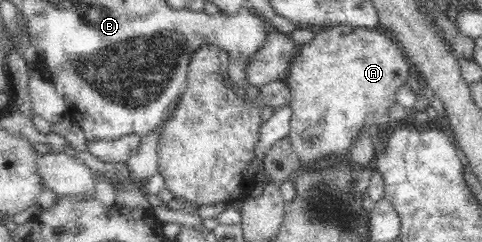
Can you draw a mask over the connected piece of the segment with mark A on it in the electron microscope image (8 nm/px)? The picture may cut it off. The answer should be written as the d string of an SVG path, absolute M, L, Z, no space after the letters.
M350 25L316 29L314 38L299 46L286 78L291 90L289 105L292 109L287 136L301 166L310 168L322 160L346 158L351 154L354 140L358 138L362 128L369 129L370 126L392 123L390 108L396 103L397 90L405 84L406 78L413 74L413 71L400 45L383 30Z

